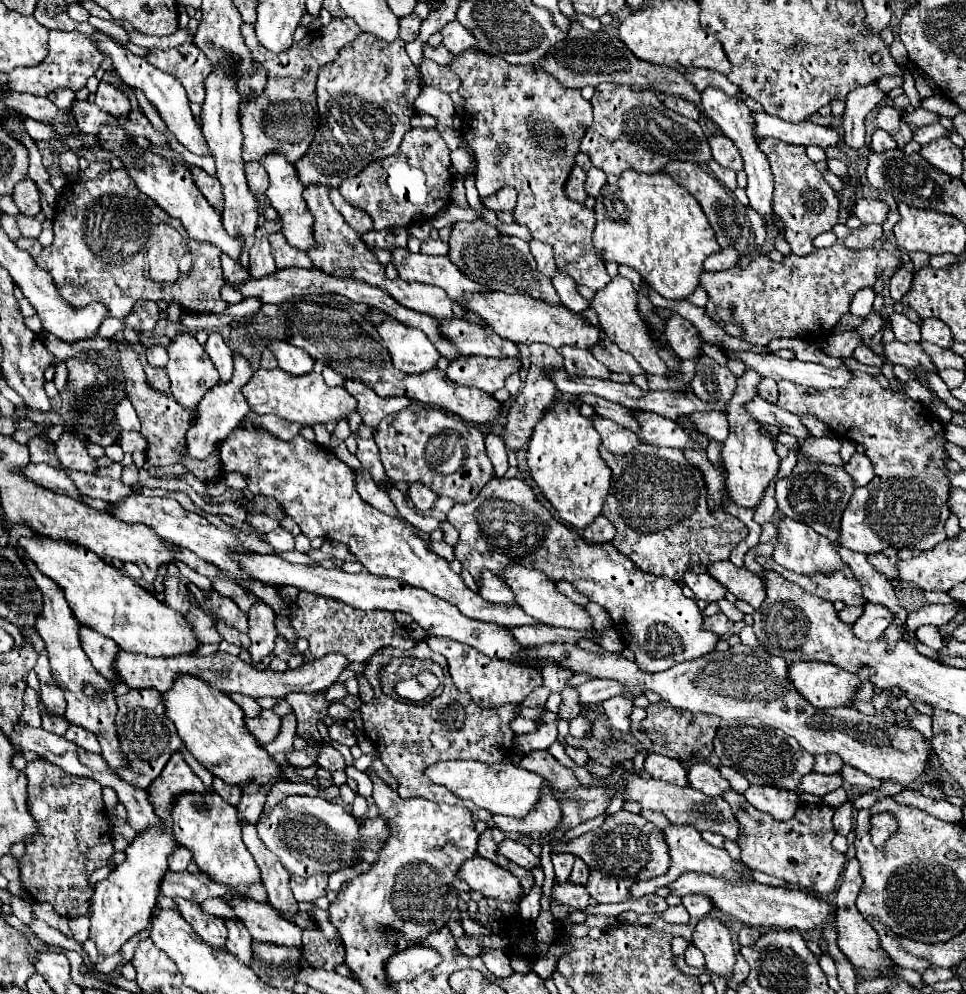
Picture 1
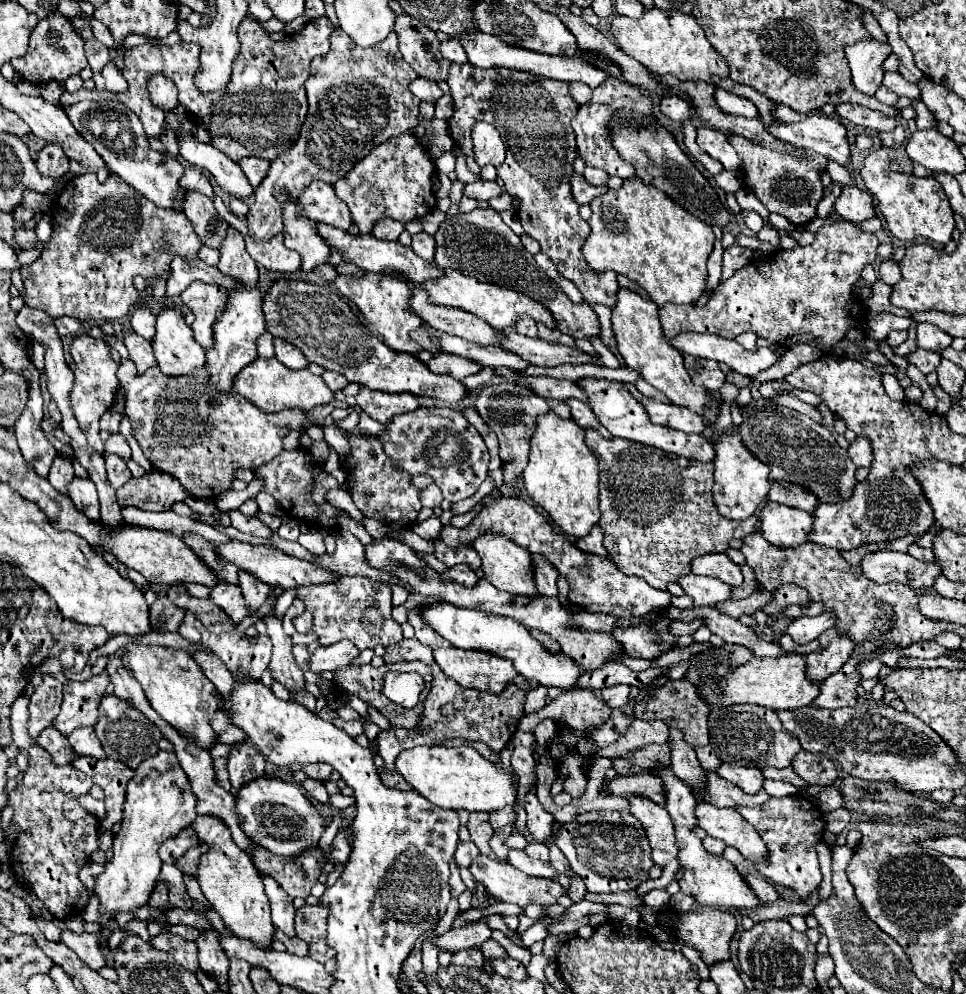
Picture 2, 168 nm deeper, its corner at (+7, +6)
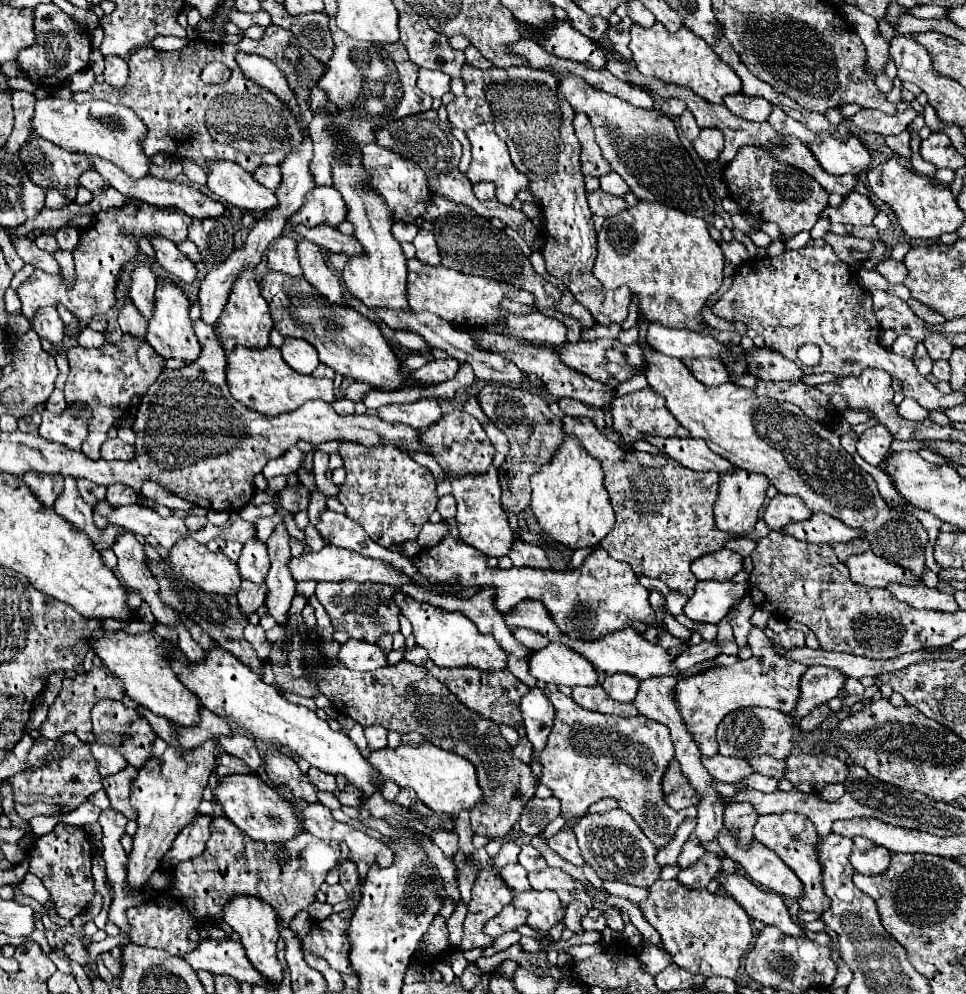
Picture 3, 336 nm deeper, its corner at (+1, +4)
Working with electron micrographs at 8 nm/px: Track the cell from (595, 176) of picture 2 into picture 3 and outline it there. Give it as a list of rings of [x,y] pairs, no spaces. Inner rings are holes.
[[[610,172],[610,174],[602,176],[602,178],[600,178],[600,188],[602,188],[604,192],[608,192],[608,194],[614,194],[614,196],[624,196],[624,192],[628,192],[626,182],[624,182],[622,176],[616,174],[616,172]]]

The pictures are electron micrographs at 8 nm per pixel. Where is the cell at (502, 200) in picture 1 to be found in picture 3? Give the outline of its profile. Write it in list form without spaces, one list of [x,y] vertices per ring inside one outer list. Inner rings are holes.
[[[490,182],[474,184],[472,190],[474,190],[474,196],[478,200],[494,200],[494,184],[490,184]]]

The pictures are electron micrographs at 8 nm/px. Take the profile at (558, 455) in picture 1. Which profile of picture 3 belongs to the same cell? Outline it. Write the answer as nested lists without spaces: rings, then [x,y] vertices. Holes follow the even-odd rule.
[[[572,434],[564,436],[564,442],[554,454],[554,460],[542,466],[538,474],[532,474],[532,502],[530,508],[538,524],[560,544],[574,550],[586,546],[598,546],[598,542],[614,526],[614,510],[604,488],[602,464],[582,450],[582,444]]]

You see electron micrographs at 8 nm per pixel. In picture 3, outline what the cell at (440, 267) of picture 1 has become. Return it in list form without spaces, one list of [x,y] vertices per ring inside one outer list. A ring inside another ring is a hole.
[[[322,224],[322,226],[316,226],[316,228],[294,226],[294,230],[302,238],[318,244],[320,248],[326,248],[332,254],[346,254],[348,258],[352,258],[354,254],[362,254],[362,246],[358,246],[358,240],[354,240],[352,236],[344,236],[338,228]]]

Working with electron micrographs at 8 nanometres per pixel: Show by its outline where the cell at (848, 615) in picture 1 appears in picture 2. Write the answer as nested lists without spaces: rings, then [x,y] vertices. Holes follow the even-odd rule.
[[[828,614],[800,616],[800,618],[790,622],[790,626],[786,628],[786,636],[790,636],[796,644],[808,644],[808,642],[816,640],[824,630],[828,630],[832,626],[834,626],[834,620]]]

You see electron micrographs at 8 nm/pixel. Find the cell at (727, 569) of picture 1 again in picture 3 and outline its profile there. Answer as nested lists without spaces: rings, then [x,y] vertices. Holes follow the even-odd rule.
[[[718,550],[692,562],[692,574],[698,580],[732,580],[742,570],[742,556],[732,550]]]

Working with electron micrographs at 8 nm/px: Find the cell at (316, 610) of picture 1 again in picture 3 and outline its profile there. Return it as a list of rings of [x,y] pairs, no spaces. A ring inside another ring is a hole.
[[[318,582],[316,586],[316,598],[326,608],[326,614],[330,616],[330,622],[336,632],[346,632],[350,638],[366,640],[366,642],[378,642],[378,638],[386,634],[398,634],[398,606],[394,602],[392,592],[384,592],[384,584],[376,582]]]

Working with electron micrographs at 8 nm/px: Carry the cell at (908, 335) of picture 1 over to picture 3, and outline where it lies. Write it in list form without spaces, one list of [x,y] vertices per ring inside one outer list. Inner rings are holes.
[[[898,336],[898,338],[894,340],[894,344],[892,344],[890,350],[892,350],[894,354],[900,354],[900,356],[906,356],[906,358],[912,358],[916,344],[918,344],[918,340],[912,338],[912,336]]]

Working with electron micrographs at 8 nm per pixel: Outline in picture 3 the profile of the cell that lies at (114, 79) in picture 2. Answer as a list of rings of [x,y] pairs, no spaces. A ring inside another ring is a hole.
[[[108,56],[104,68],[104,82],[110,86],[126,86],[126,78],[128,78],[126,60],[118,56]]]

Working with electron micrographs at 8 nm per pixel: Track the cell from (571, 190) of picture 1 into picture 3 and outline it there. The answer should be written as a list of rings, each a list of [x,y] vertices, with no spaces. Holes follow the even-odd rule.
[[[594,190],[594,192],[586,192],[586,198],[588,198],[588,206],[592,210],[592,214],[596,216],[614,216],[618,214],[620,210],[624,210],[628,204],[624,202],[624,198],[618,198],[618,196],[610,196],[606,194],[604,190]]]

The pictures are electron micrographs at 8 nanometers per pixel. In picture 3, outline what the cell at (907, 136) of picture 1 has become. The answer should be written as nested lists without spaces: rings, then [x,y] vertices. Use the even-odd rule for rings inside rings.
[[[905,130],[899,135],[886,137],[885,142],[893,152],[910,159],[912,154],[910,139],[911,137],[909,131]]]

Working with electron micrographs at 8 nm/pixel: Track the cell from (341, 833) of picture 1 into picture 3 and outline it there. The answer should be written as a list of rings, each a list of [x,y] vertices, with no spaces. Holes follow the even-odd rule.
[[[234,774],[234,776],[222,778],[214,792],[214,798],[222,804],[226,818],[234,822],[238,830],[248,834],[252,840],[286,842],[294,838],[294,834],[304,832],[302,824],[298,822],[300,808],[254,774]]]

